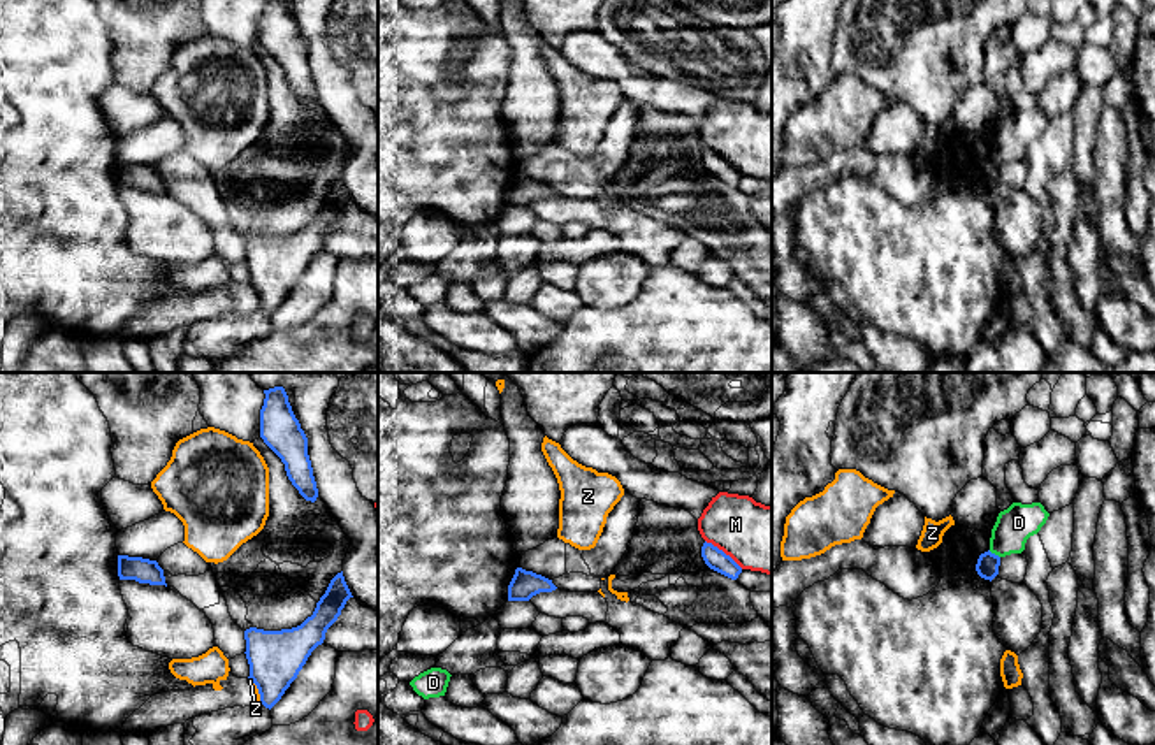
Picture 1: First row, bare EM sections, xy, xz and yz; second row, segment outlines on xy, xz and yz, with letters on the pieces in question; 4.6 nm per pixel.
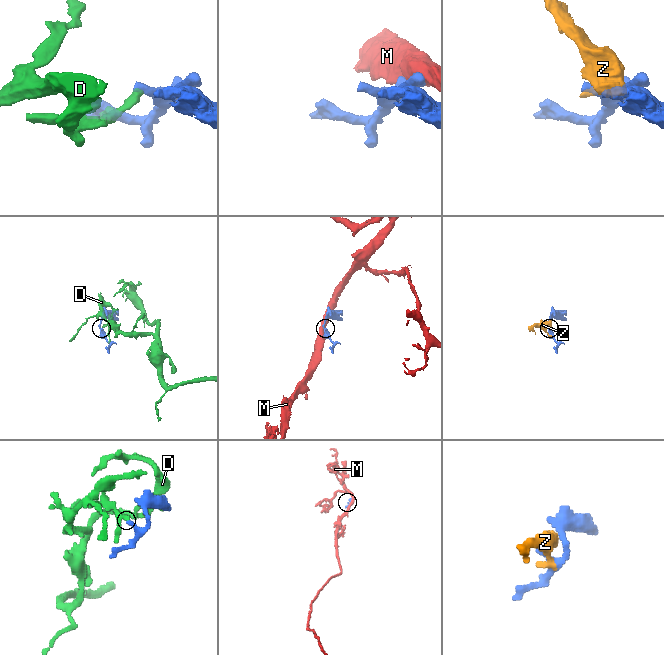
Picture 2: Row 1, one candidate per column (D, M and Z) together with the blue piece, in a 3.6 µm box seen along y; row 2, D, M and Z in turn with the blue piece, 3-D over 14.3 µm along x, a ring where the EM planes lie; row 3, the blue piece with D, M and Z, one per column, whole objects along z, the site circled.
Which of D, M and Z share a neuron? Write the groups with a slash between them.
D / M / Z

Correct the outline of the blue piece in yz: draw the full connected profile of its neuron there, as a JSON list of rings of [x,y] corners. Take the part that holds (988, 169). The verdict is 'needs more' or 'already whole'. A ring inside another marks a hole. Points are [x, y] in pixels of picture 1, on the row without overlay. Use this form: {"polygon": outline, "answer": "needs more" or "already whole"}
{"polygon": [[[990,156],[981,160],[976,170],[976,177],[984,186],[993,186],[999,181],[1000,163]]], "answer": "already whole"}

